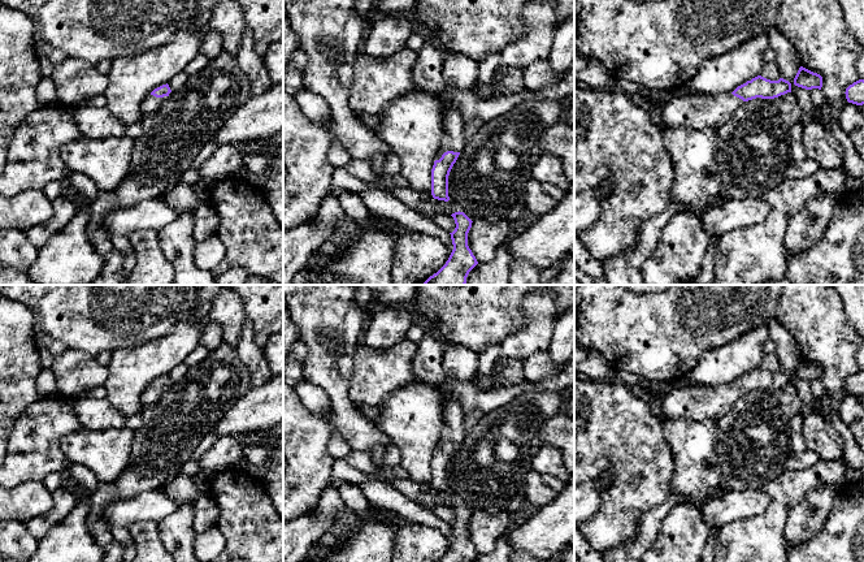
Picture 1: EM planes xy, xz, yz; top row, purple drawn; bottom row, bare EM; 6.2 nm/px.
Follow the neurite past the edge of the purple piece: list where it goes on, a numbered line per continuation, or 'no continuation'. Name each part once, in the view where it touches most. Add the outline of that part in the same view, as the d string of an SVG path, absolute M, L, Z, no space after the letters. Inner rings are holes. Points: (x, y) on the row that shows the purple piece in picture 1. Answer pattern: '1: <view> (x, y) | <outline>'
1: xz (454, 125) | M444 92L435 95L442 104L443 142L435 160L439 160L447 151L461 152L465 144L465 122L461 113L451 104L450 96Z

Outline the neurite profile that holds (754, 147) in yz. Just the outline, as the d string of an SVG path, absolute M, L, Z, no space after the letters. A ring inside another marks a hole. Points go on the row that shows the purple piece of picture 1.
M793 92L744 101L716 130L716 163L724 199L760 199L786 177L791 159L790 127L803 109Z

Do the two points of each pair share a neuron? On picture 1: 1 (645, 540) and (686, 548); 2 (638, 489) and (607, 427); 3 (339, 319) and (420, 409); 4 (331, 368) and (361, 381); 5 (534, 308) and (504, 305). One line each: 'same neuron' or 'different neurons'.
1: different neurons
2: same neuron
3: different neurons
4: different neurons
5: different neurons

